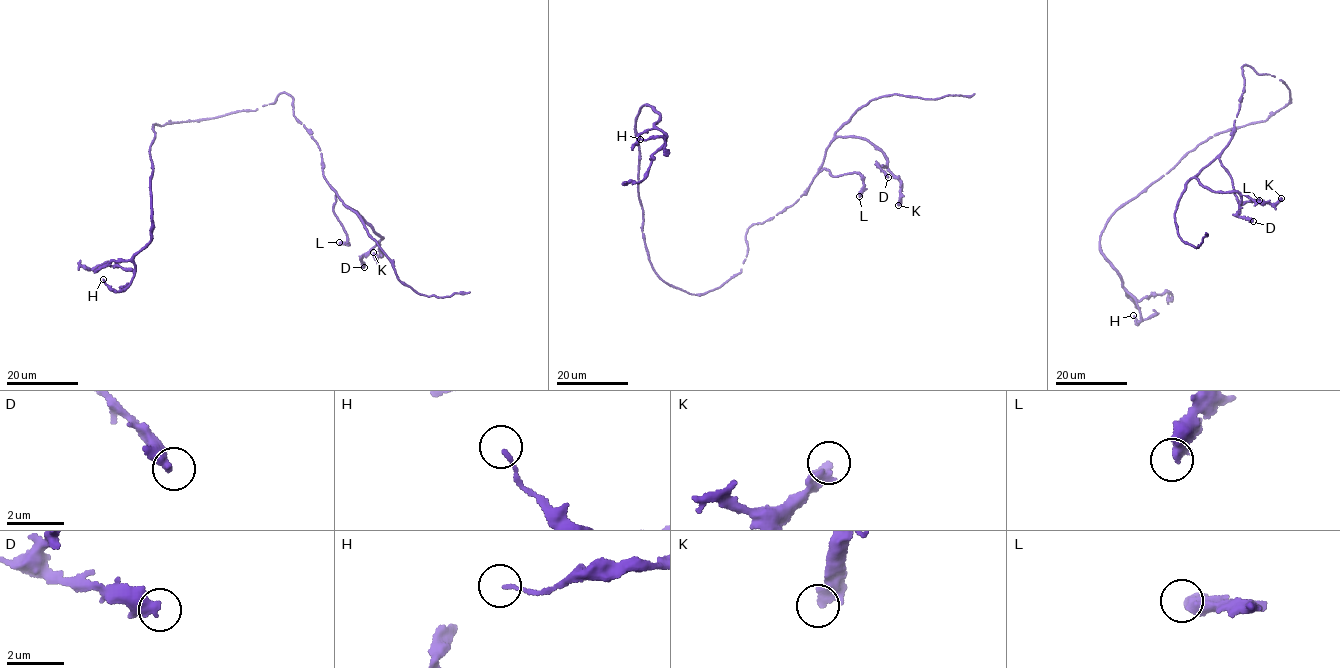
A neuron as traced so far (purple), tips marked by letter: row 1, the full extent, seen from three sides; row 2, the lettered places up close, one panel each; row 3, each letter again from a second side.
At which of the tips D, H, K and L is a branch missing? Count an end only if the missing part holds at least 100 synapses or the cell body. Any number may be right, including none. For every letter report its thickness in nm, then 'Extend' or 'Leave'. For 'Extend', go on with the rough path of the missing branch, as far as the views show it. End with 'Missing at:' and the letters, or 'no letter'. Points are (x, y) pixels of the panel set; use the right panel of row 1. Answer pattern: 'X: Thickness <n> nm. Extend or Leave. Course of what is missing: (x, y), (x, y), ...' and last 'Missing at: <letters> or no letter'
D: Thickness 500 nm. Leave
H: Thickness 110 nm. Leave
K: Thickness 360 nm. Leave
L: Thickness 480 nm. Leave
Missing at: no letter

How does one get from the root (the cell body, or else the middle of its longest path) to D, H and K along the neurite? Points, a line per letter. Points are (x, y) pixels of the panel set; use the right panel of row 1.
D: (1290, 95), (1282, 80), (1244, 65), (1234, 134), (1195, 178), (1216, 192), (1238, 192), (1238, 215), (1253, 221)
H: (1290, 95), (1265, 121), (1201, 142), (1110, 218), (1100, 252), (1135, 301), (1136, 324), (1133, 315)
K: (1290, 95), (1282, 80), (1244, 65), (1234, 134), (1195, 178), (1257, 202), (1281, 198)

